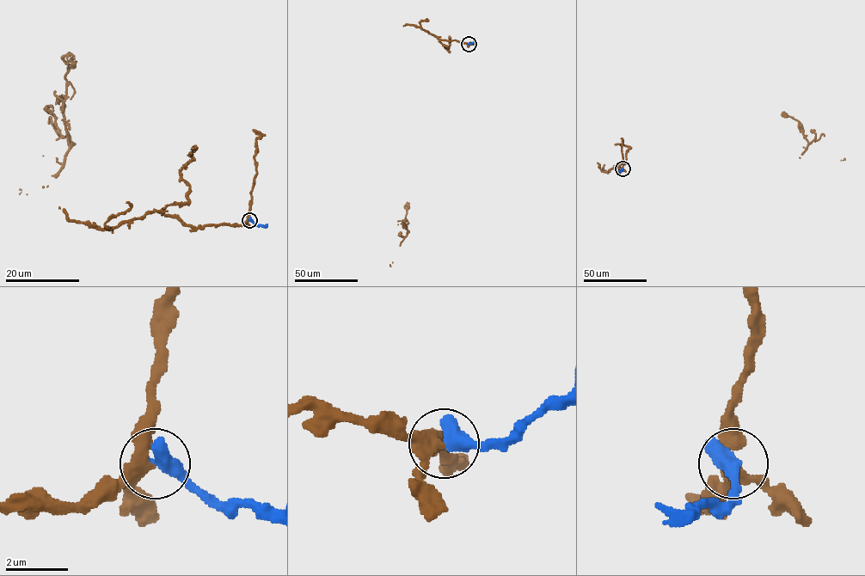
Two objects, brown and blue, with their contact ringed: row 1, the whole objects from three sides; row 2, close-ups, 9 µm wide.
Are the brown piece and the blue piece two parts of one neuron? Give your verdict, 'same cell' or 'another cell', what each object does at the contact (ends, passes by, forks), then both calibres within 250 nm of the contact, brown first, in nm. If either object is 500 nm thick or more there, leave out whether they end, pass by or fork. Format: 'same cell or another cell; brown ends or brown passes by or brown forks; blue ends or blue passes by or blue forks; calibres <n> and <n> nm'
another cell; calibres 280 and 600 nm

